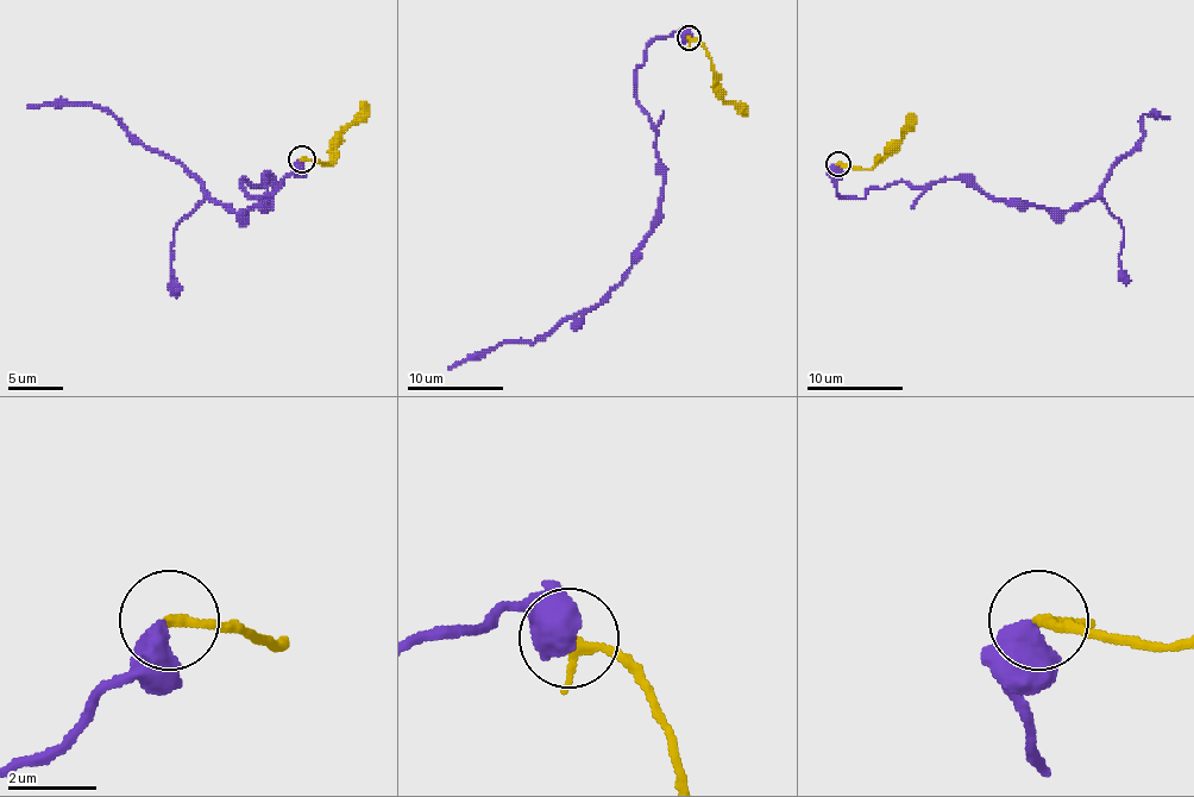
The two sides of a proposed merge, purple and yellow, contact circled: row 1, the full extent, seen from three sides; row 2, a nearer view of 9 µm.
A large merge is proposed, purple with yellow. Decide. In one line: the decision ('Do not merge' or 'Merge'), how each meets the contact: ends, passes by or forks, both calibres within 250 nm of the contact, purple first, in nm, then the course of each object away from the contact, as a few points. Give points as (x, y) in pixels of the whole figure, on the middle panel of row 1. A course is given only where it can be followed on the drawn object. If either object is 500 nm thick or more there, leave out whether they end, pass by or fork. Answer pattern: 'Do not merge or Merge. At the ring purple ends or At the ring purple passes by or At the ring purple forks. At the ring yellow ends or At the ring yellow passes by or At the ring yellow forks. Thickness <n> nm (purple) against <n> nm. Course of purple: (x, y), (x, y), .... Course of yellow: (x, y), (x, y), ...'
Merge. Thickness 550 nm (purple) against 260 nm. Course of purple: (687, 38), (660, 38), (636, 70), (663, 190), (629, 273), (533, 343), (498, 343), (448, 369). Course of yellow: (690, 38), (707, 50), (714, 89), (745, 113)

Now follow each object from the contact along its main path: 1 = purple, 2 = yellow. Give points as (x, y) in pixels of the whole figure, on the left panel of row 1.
1: (300, 159), (270, 193), (250, 199), (243, 179), (266, 176), (272, 195), (234, 212), (107, 111), (27, 107)
2: (302, 159), (327, 165), (331, 143), (366, 102)

